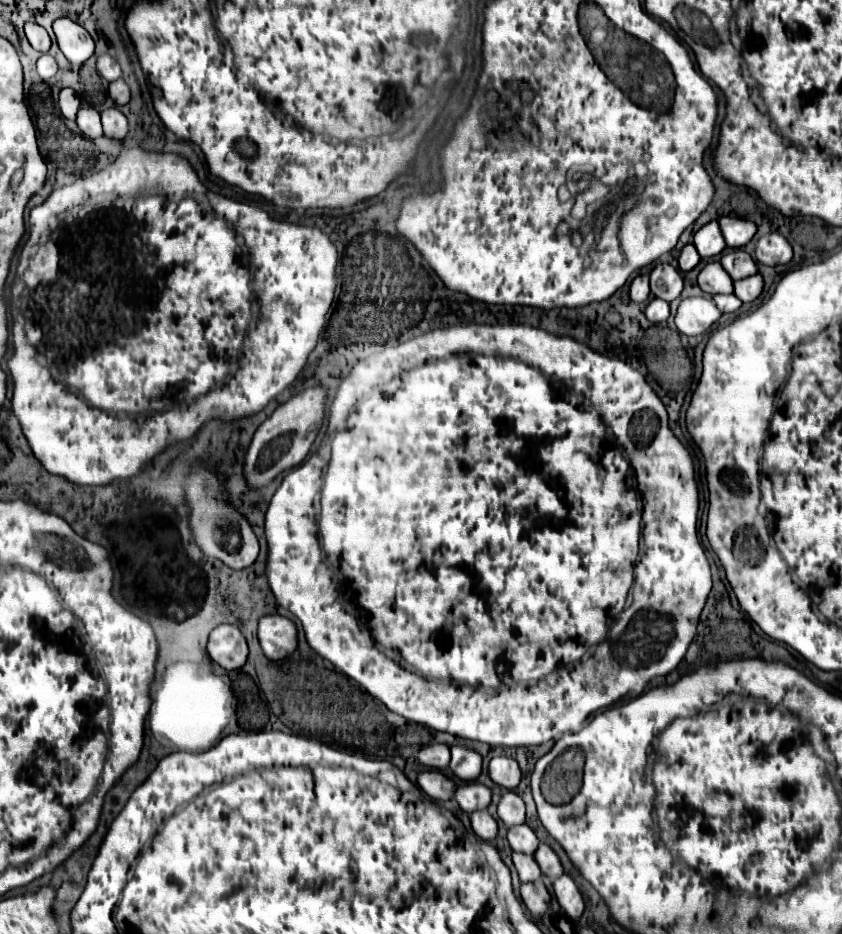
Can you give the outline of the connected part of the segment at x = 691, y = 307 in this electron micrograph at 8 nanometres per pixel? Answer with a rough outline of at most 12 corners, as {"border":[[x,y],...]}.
{"border":[[684,298],[676,326],[698,336],[722,316],[712,300]]}

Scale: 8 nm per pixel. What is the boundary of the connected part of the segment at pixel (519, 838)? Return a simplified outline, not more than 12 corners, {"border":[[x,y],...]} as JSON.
{"border":[[526,824],[508,830],[514,852],[532,856],[538,838]]}

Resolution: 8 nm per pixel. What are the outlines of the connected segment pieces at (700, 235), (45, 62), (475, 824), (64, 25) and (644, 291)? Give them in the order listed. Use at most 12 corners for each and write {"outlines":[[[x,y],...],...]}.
{"outlines":[[[708,222],[694,234],[702,258],[722,254],[726,242],[718,222]],[[42,54],[36,62],[42,80],[56,74],[58,64],[50,54]],[[486,810],[470,814],[472,828],[486,842],[498,834]],[[54,20],[54,34],[70,64],[94,54],[94,40],[78,22]],[[636,276],[630,284],[630,298],[644,302],[650,296],[648,276]]]}

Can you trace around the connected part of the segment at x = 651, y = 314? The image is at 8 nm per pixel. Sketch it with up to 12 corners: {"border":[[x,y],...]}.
{"border":[[650,300],[644,312],[650,322],[670,316],[668,302]]}

